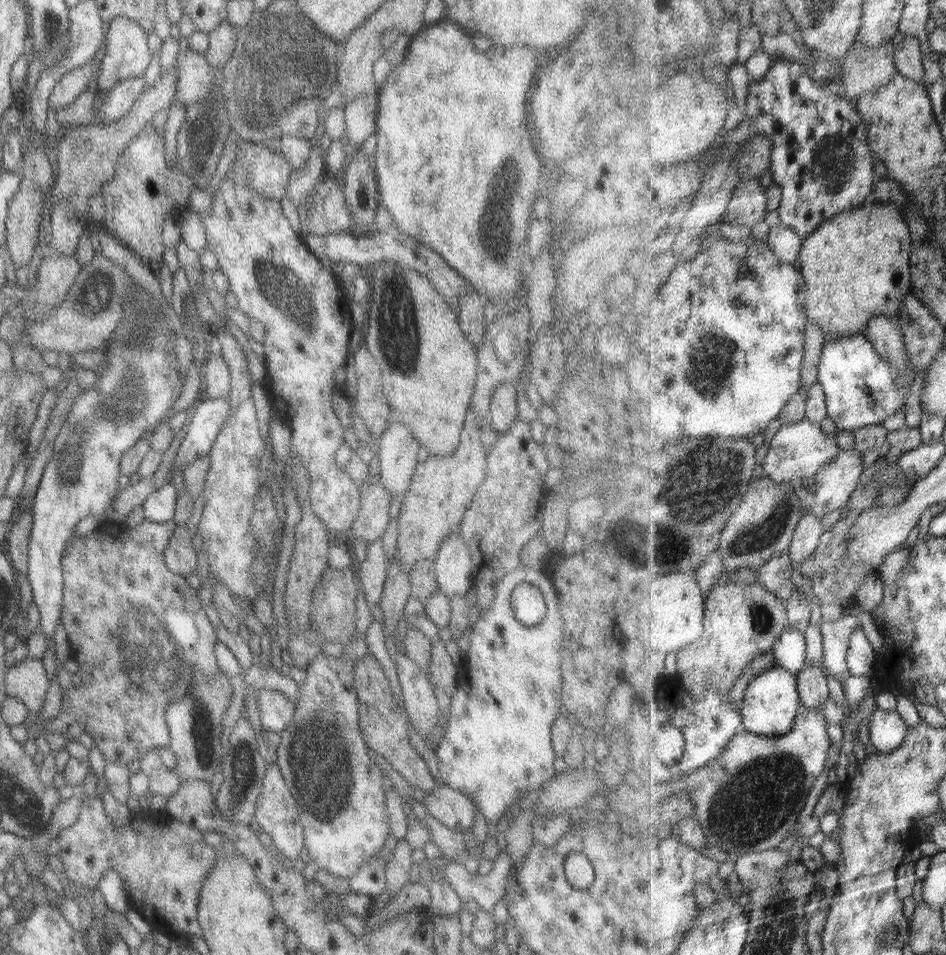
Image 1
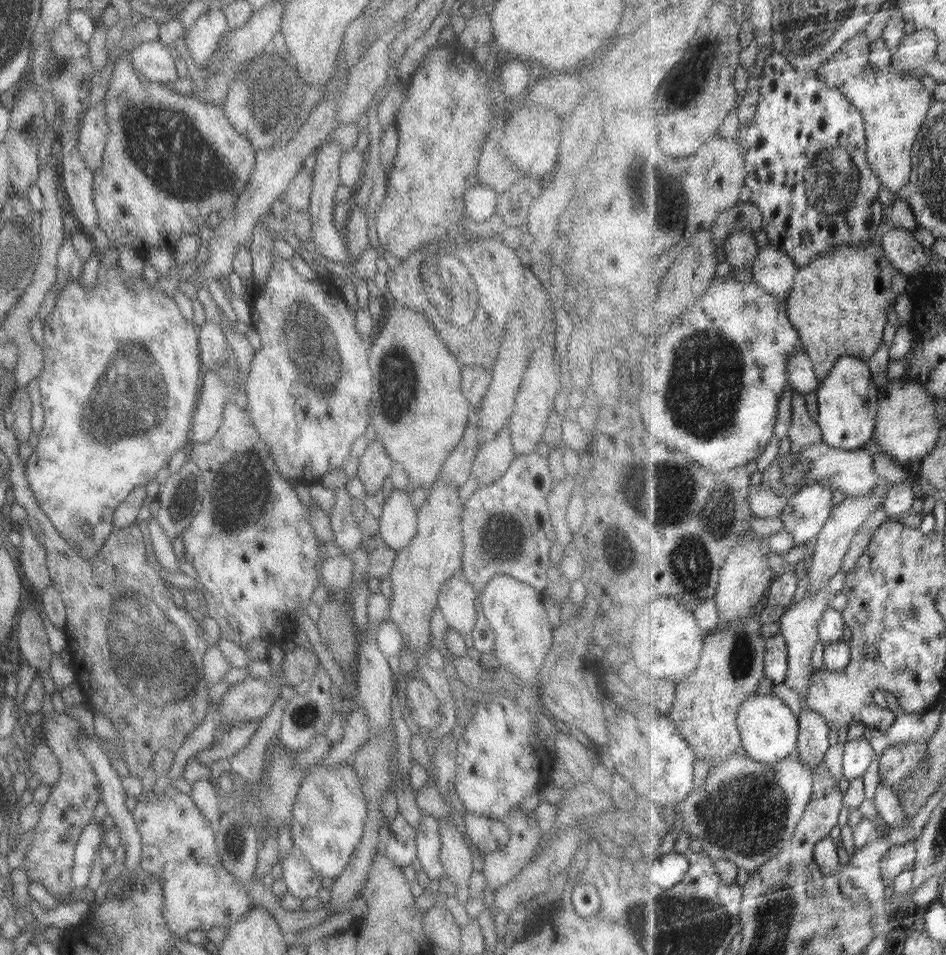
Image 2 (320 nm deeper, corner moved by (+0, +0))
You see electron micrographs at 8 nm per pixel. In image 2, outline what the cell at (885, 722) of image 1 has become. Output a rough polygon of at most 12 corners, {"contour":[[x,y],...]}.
{"contour":[[864,736],[846,741],[844,778],[869,772],[875,753]]}

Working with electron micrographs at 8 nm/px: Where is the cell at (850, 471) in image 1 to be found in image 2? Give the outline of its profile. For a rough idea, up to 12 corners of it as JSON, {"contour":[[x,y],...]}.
{"contour":[[813,482],[780,514],[794,545],[812,544],[831,518],[833,492]]}

